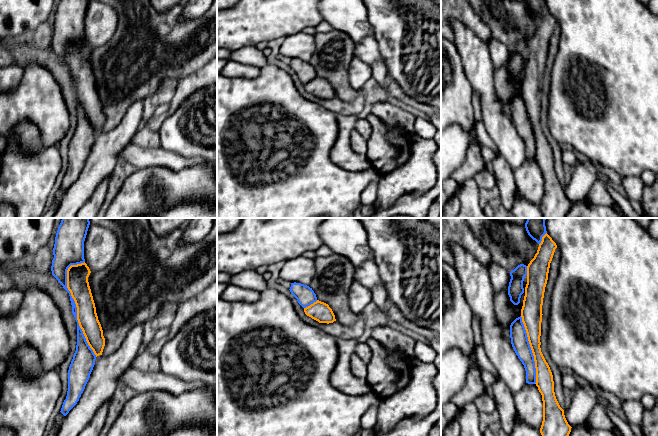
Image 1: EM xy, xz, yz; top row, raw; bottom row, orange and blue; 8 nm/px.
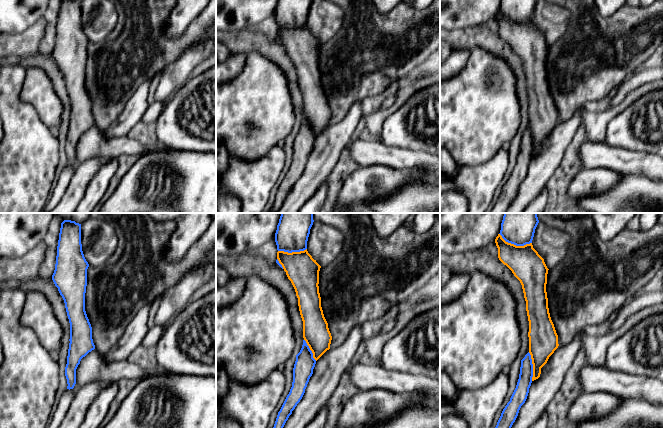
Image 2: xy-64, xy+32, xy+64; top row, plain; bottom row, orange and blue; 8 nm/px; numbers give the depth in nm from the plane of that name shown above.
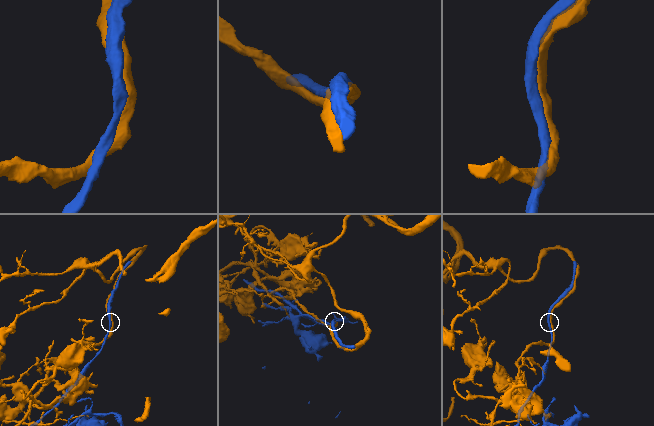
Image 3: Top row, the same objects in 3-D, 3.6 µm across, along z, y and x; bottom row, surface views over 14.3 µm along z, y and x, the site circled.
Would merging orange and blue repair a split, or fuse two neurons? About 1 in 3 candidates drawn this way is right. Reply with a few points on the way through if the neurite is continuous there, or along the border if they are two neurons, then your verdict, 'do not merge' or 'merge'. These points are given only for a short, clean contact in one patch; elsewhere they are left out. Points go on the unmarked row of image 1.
merge

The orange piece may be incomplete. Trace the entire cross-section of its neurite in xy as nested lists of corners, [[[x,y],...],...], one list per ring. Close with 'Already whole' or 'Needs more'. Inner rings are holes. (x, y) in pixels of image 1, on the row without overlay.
[[[60,0],[53,24],[54,34],[51,42],[52,51],[69,69],[72,89],[77,98],[76,127],[69,142],[68,167],[60,187],[64,192],[66,192],[79,177],[90,154],[96,133],[102,131],[105,122],[103,106],[98,96],[95,79],[88,58],[91,47],[84,35],[84,17],[89,1],[90,0]]]. Needs more

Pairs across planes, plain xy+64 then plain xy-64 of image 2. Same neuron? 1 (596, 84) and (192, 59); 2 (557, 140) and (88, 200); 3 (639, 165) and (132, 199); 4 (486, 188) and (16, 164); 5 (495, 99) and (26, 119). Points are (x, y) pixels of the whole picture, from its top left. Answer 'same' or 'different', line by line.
1: different
2: different
3: different
4: same
5: different

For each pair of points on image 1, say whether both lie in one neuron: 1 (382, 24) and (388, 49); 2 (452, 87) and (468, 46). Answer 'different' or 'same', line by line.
1: same
2: different

